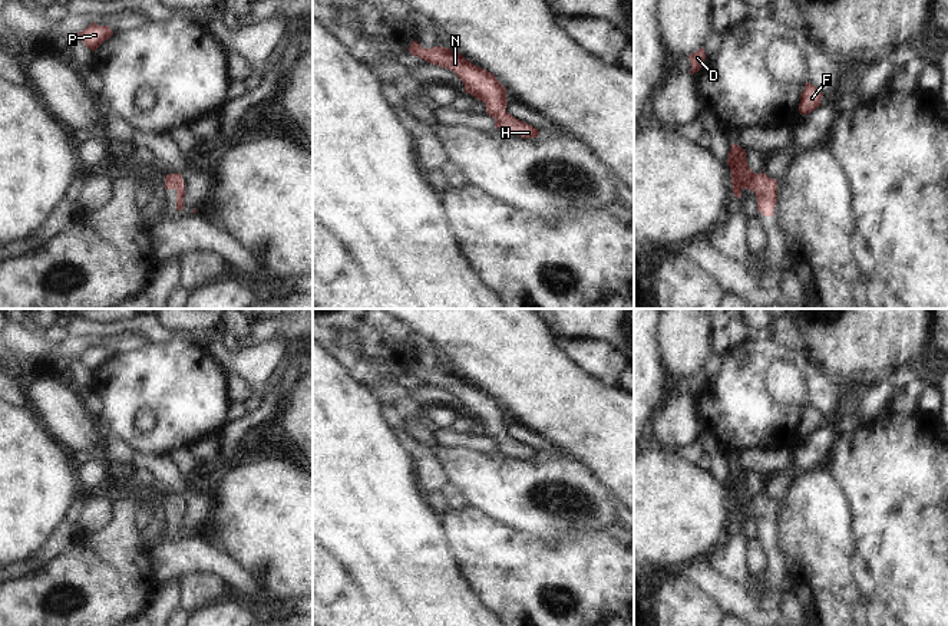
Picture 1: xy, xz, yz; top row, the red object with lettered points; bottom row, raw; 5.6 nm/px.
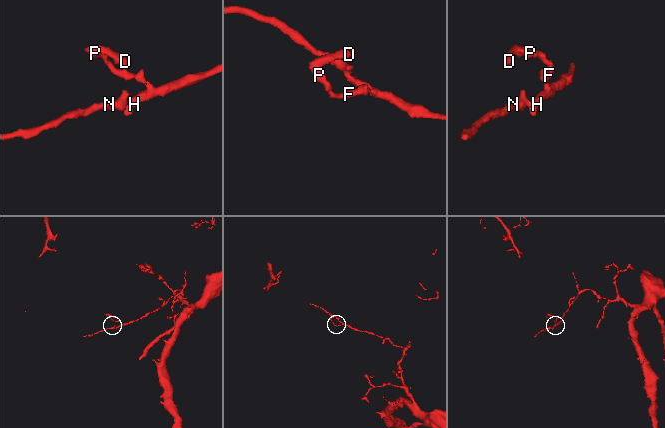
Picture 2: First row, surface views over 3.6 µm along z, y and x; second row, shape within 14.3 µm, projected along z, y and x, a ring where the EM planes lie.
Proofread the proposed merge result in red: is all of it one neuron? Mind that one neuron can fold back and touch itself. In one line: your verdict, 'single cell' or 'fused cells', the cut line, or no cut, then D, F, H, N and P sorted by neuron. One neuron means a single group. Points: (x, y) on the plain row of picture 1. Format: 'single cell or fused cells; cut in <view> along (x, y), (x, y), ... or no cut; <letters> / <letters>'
single cell; no cut; D F H N P

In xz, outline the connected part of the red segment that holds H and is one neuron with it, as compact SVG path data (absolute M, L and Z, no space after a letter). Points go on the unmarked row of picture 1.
M414 362L412 363L409 373L414 379L417 378L432 386L455 393L463 403L465 414L485 425L486 435L495 441L496 449L522 459L539 458L536 449L513 439L505 432L508 428L506 409L493 395L470 385L458 372L450 372L442 368L425 370Z

